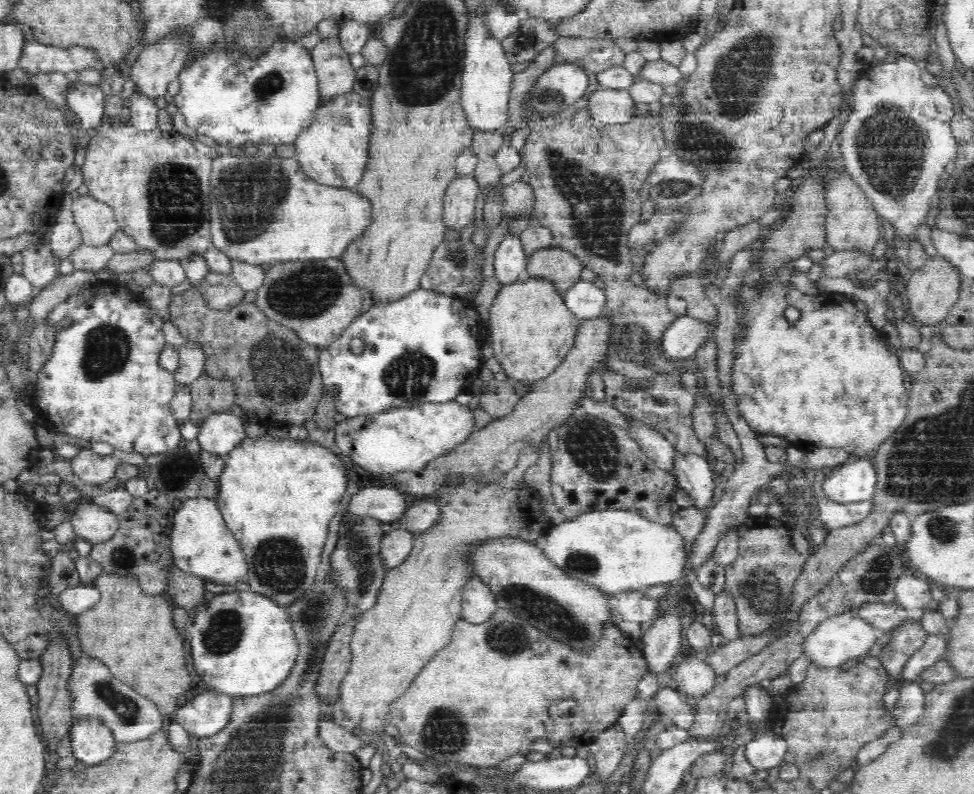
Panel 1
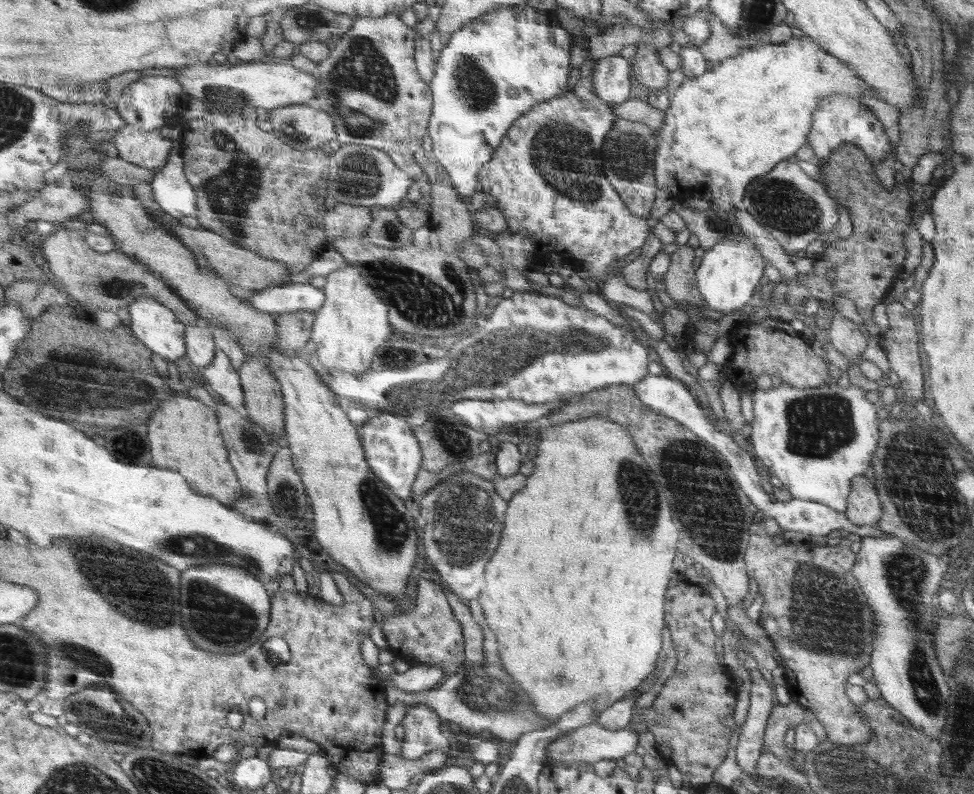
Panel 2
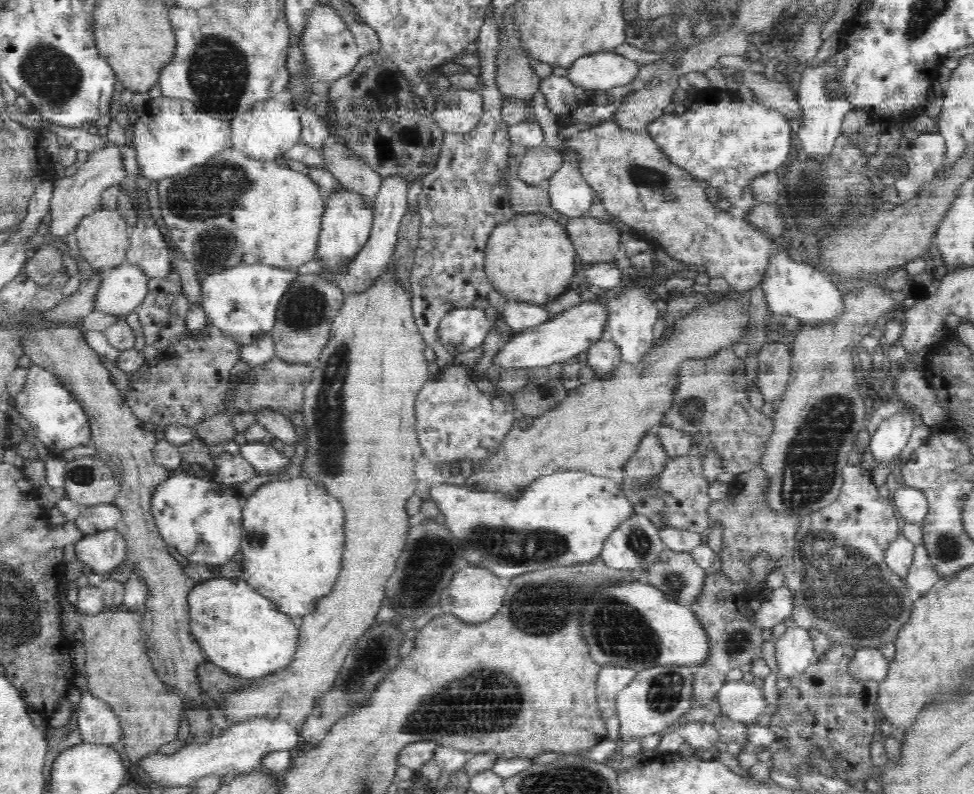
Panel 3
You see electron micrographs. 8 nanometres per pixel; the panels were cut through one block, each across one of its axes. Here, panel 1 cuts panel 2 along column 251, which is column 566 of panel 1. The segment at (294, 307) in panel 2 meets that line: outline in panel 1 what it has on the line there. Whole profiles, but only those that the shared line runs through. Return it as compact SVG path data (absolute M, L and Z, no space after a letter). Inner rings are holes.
M582 279L564 292L563 299L570 311L581 320L598 318L605 312L607 303L605 289Z

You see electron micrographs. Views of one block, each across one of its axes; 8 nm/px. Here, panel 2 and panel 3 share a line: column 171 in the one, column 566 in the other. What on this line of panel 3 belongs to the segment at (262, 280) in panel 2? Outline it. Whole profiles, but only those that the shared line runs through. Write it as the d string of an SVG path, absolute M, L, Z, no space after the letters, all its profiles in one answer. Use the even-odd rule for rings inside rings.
M586 214L571 217L565 228L582 262L594 264L615 261L621 248L621 232L615 225Z

